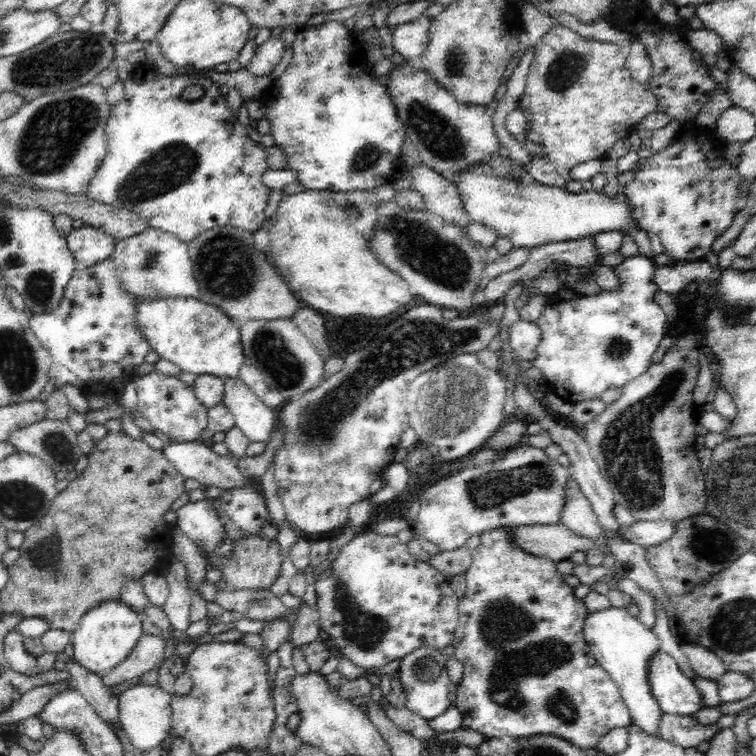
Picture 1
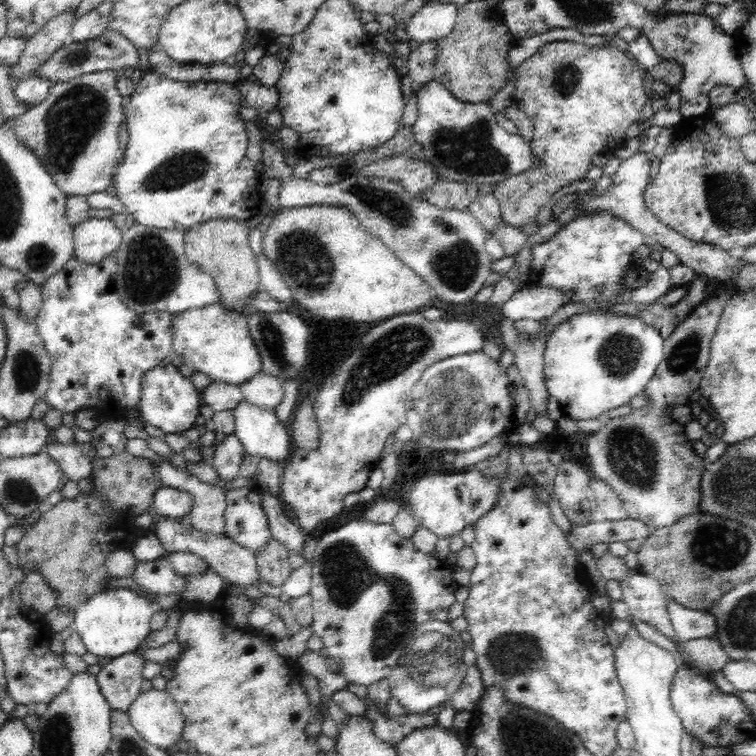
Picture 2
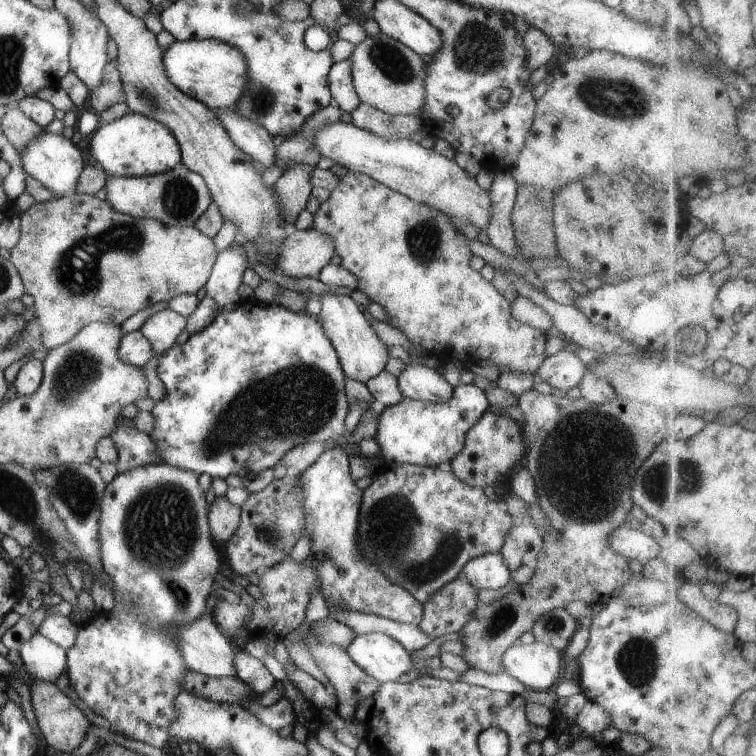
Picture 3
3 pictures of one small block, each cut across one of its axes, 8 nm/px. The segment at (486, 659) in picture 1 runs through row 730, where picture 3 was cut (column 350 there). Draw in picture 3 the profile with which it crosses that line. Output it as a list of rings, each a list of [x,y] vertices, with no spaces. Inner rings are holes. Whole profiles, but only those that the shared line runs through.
[[[341,446],[325,450],[300,476],[305,506],[303,535],[312,538],[310,561],[312,557],[321,558],[317,571],[321,582],[321,592],[326,598],[328,608],[338,605],[341,609],[373,614],[399,623],[419,626],[423,617],[423,604],[420,604],[406,589],[391,583],[375,565],[367,563],[360,556],[357,547],[357,530],[363,491],[355,486],[355,480],[350,476],[349,454]]]

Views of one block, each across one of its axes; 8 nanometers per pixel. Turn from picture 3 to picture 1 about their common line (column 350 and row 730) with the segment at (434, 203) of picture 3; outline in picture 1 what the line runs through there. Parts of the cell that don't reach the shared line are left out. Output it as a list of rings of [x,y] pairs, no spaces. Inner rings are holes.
[[[138,684],[126,689],[118,696],[118,717],[120,724],[127,734],[132,746],[142,751],[160,747],[170,736],[172,720],[172,695],[156,685]]]

